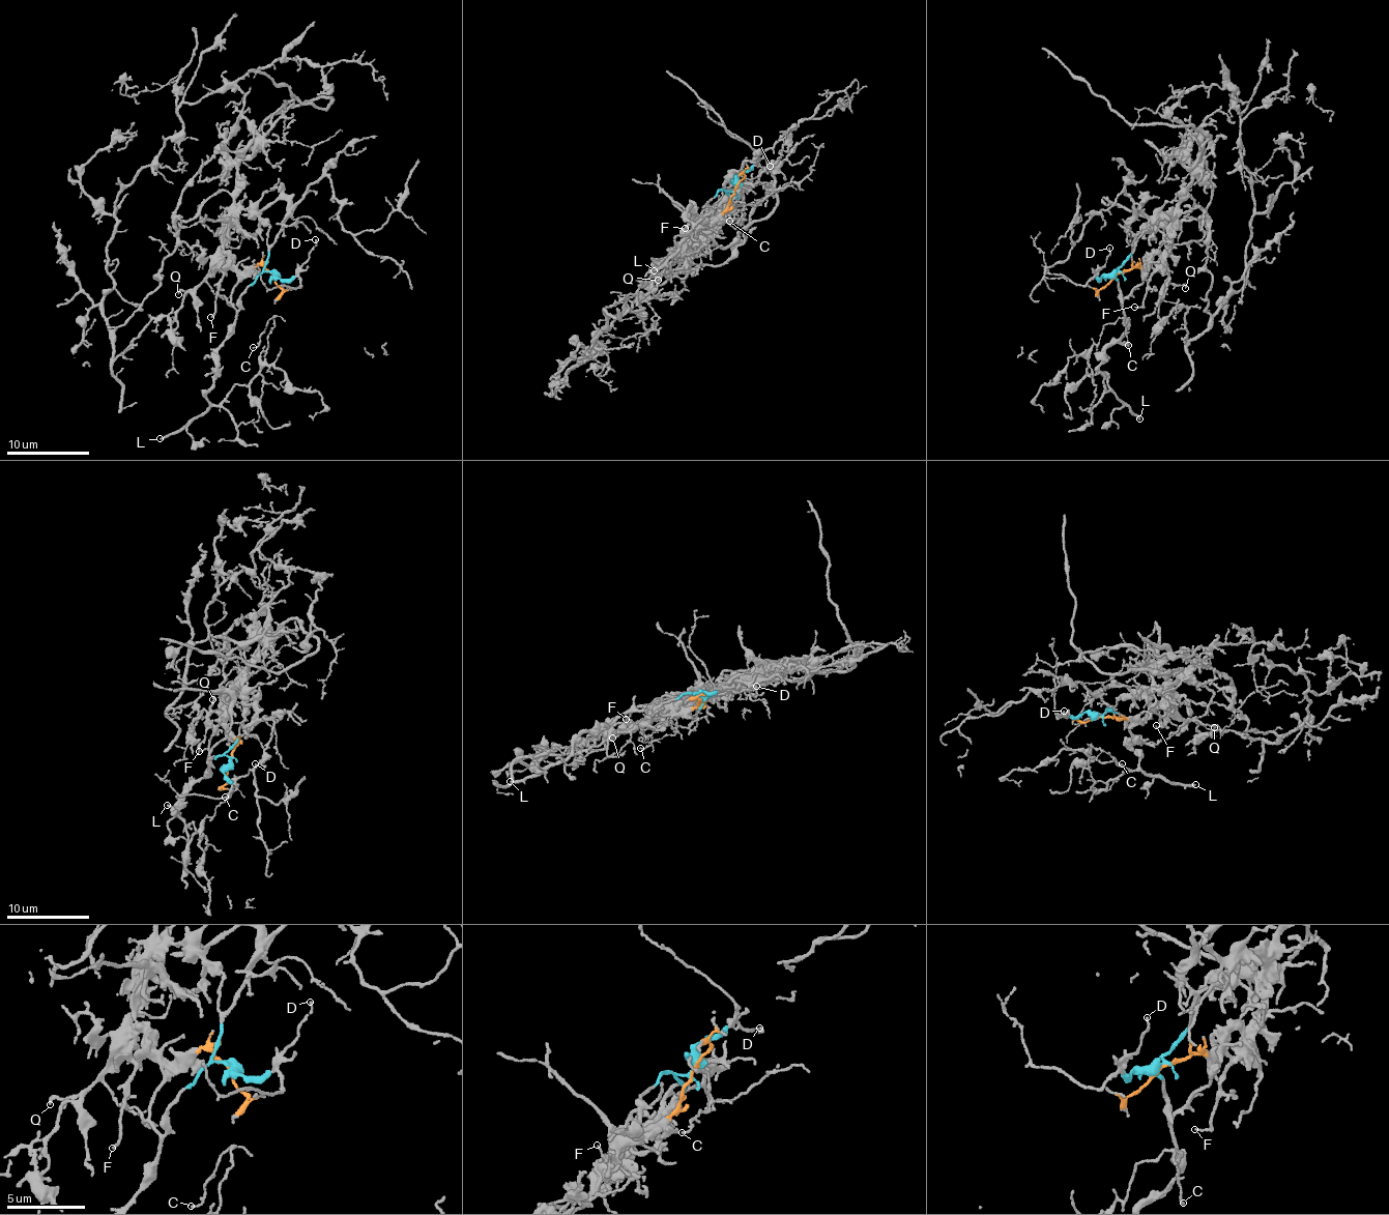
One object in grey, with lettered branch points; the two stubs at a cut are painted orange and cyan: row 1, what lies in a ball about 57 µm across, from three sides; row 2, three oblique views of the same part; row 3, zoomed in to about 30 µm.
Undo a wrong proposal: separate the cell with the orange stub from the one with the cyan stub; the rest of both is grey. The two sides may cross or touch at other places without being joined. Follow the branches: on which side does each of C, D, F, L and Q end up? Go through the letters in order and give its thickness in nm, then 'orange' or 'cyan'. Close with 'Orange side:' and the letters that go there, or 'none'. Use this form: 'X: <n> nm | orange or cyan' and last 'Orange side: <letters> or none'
C: 120 nm | cyan
D: 120 nm | cyan
F: 120 nm | orange
L: 200 nm | cyan
Q: 180 nm | orange
Orange side: F, Q

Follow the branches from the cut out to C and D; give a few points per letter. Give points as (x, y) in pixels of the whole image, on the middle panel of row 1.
C: (736, 189), (687, 219), (729, 182), (745, 202), (729, 221)
D: (736, 189), (736, 178), (752, 167), (770, 167)

